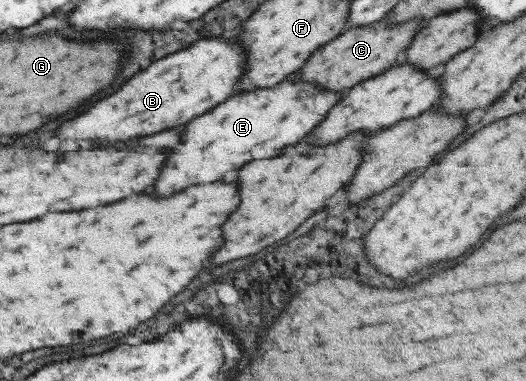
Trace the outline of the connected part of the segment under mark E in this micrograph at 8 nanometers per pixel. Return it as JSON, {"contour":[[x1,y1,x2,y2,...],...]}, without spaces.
{"contour":[[291,77,285,78,285,81,269,87,269,89,257,89,257,91,245,91,241,95,233,95,227,101,223,101,221,105,213,107,209,113,203,113,199,117,195,117,193,121,189,121,183,129,183,137,181,143,173,147,173,153,167,157,157,183,153,183,153,195,159,197,167,197,169,193,175,193,177,189,183,189,187,185,199,185,199,183,213,183,217,179,221,179,227,171,233,169,241,169,241,165,245,165,247,161,253,159,269,159,269,157,277,157,281,147,287,147,289,143,295,143,299,139,303,139,323,117,333,105,339,102,345,91,324,90,309,83,295,83]]}

